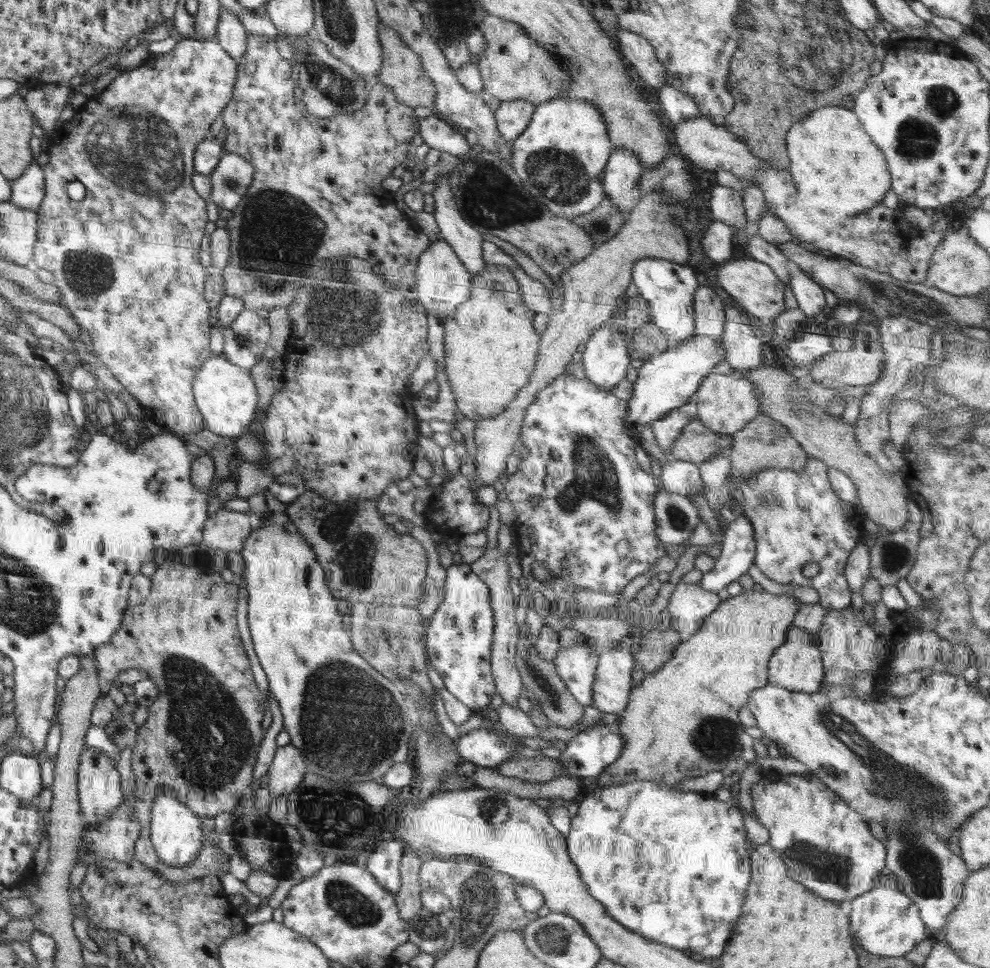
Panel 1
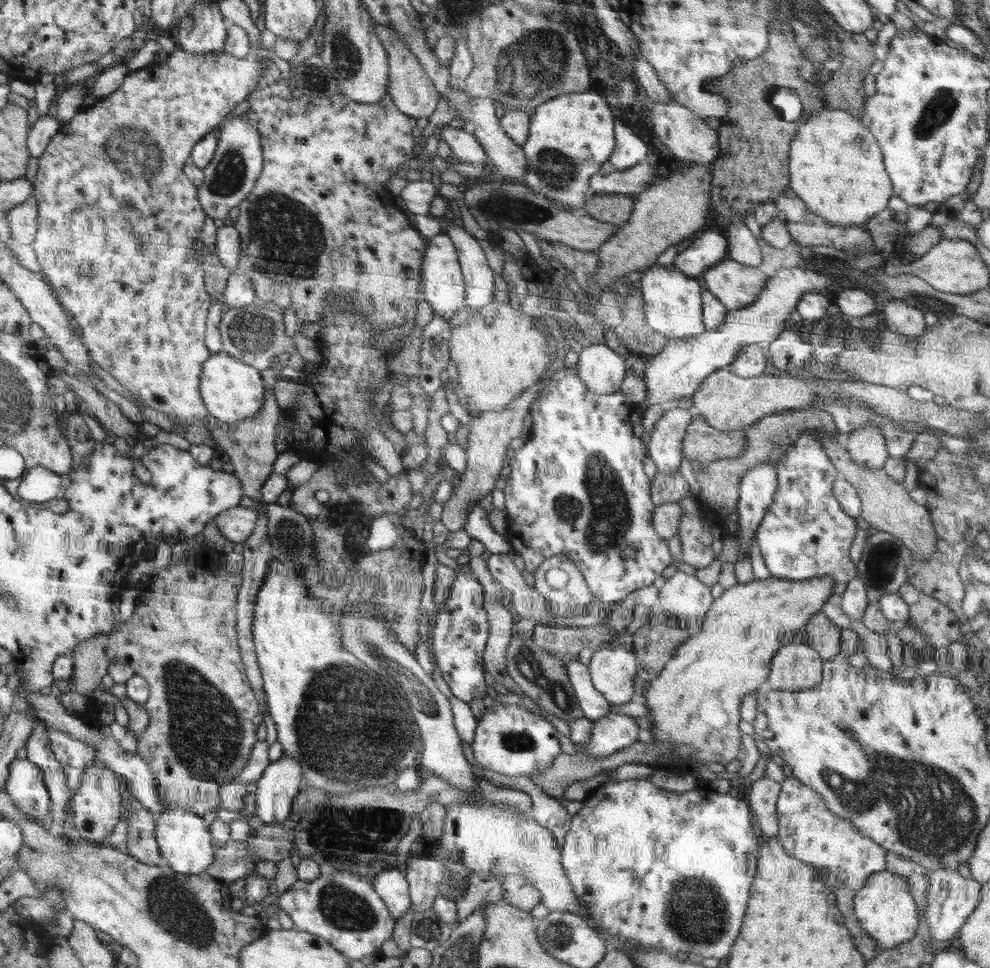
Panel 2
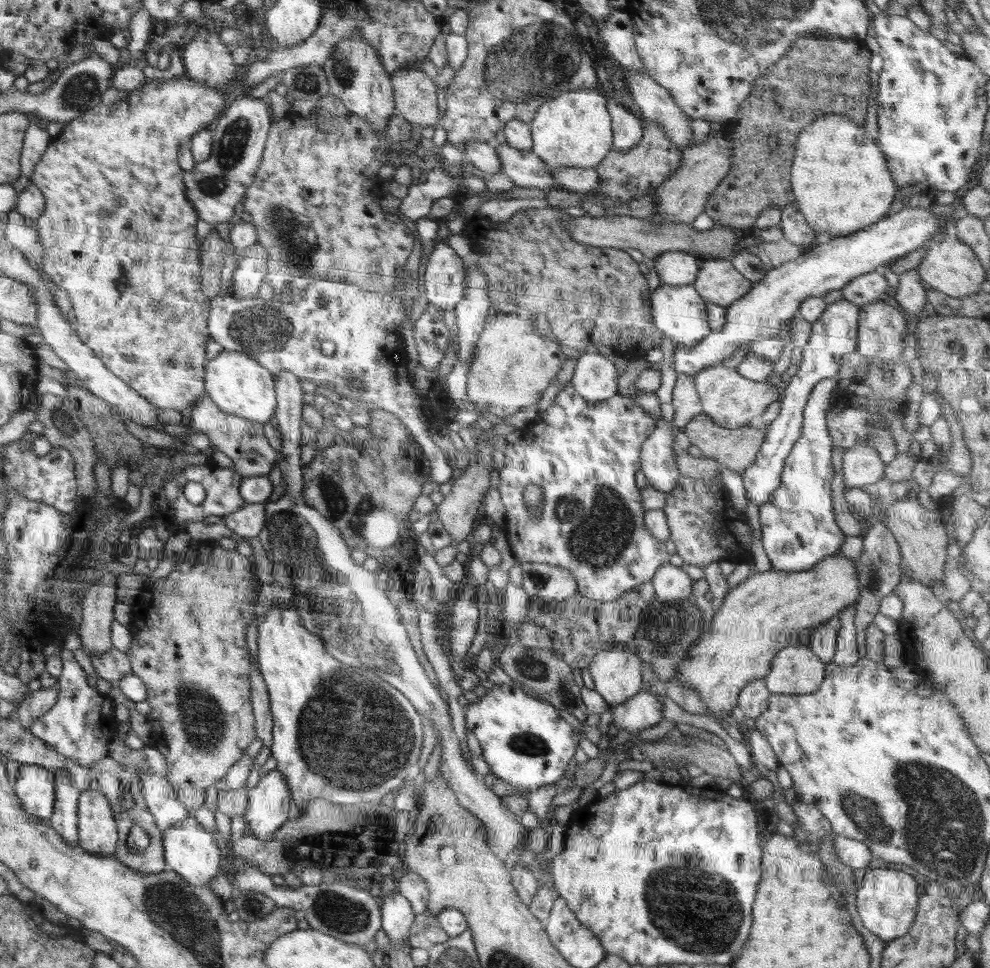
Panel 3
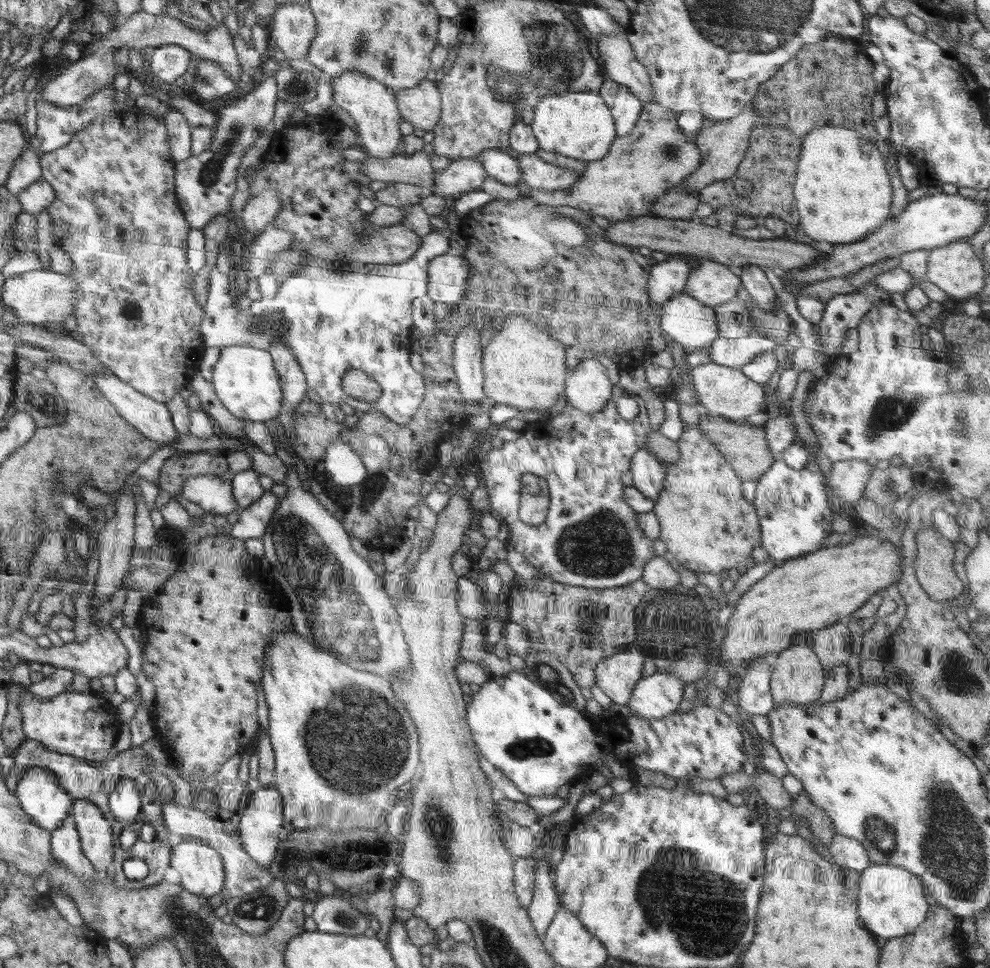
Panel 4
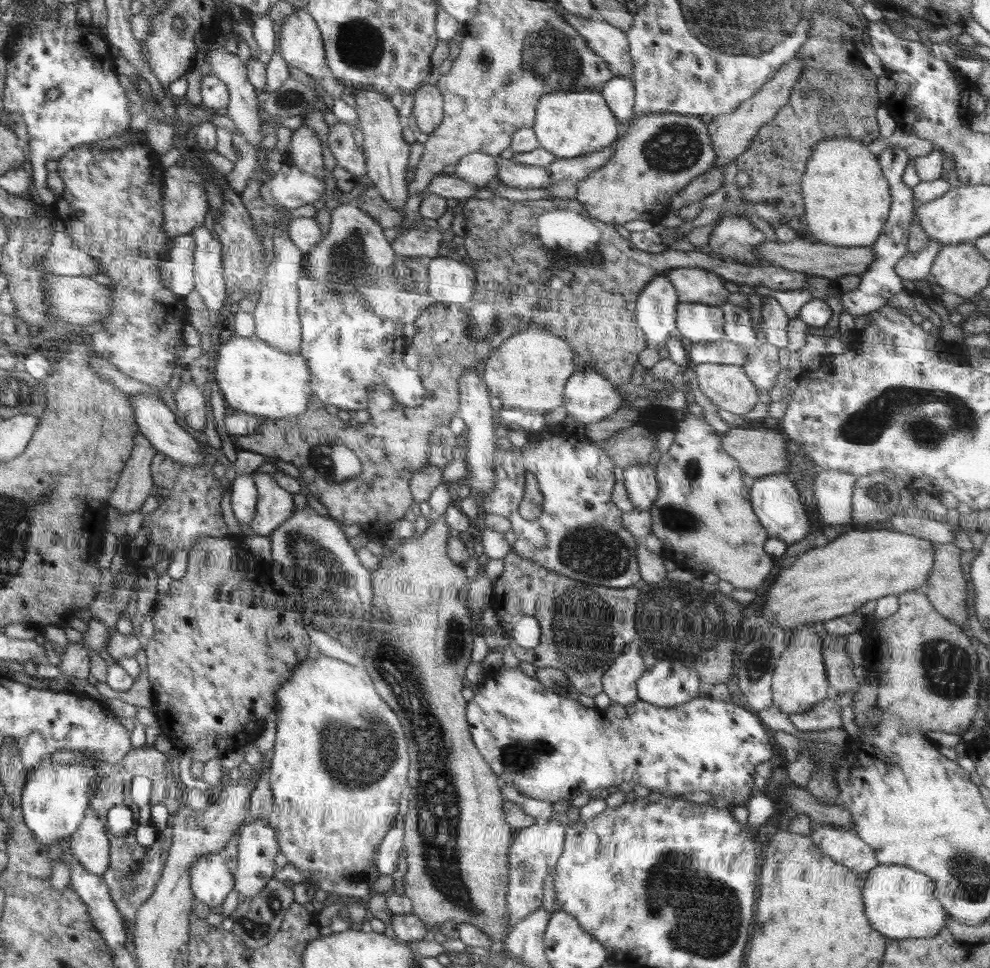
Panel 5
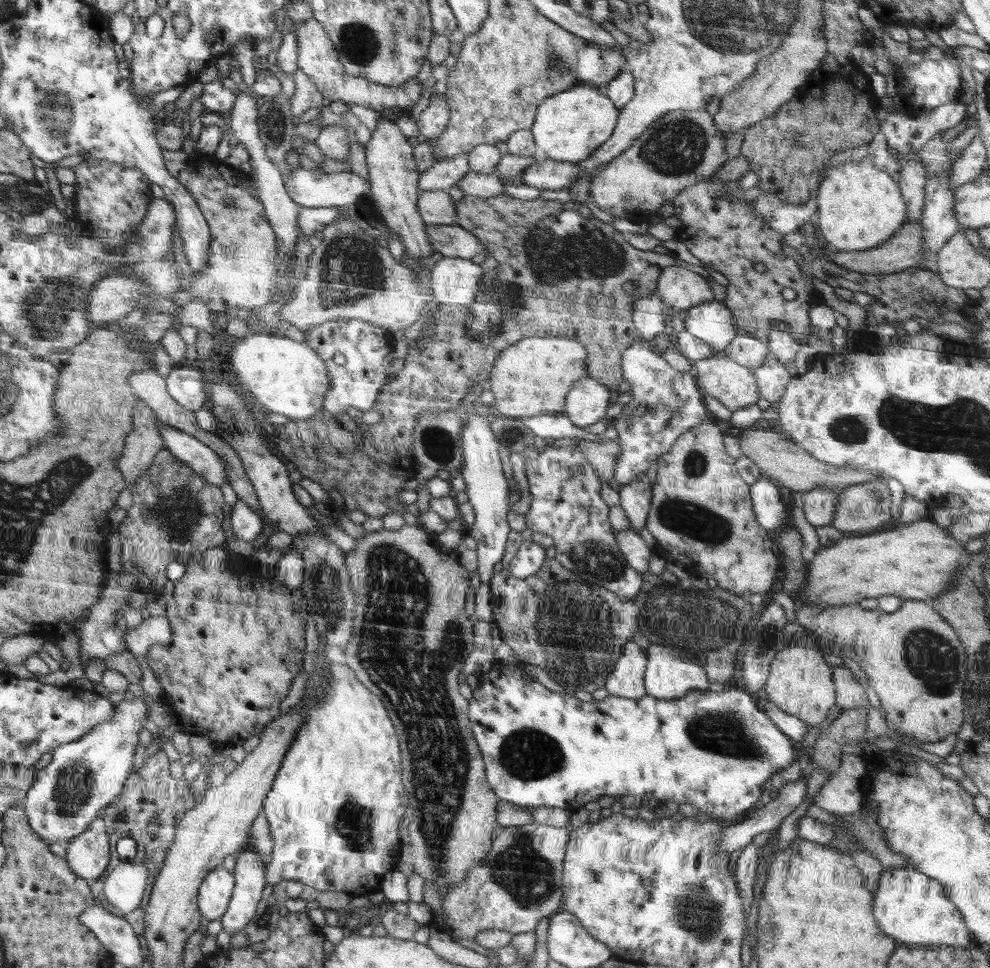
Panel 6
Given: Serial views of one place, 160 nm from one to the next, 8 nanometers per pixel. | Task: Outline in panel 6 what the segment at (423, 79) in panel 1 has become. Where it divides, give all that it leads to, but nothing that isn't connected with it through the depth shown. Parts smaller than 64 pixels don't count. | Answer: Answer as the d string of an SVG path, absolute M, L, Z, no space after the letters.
M432 94L428 106L418 116L419 133L428 139L437 137L445 129L449 118L449 106L444 95Z

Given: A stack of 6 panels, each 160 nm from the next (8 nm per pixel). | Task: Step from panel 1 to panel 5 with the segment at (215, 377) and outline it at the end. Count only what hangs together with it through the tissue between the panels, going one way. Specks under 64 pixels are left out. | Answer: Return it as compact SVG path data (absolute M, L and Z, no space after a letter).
M256 334L232 336L228 342L220 344L219 355L213 365L228 411L266 416L271 421L294 418L308 406L311 394L306 394L306 388L310 387L310 371L305 358L300 353L286 354Z

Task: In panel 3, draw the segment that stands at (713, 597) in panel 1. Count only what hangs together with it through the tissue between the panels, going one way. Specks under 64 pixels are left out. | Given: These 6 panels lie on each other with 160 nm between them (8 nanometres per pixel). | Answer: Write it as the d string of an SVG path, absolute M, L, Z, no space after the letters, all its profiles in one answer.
M670 563L661 566L652 577L651 583L655 597L664 601L683 601L693 596L695 580L681 569Z

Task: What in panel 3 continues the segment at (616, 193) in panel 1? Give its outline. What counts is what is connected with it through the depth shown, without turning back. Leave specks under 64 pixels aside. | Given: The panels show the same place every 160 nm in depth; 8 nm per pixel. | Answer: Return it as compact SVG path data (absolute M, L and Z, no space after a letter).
M607 100L613 130L613 148L630 150L643 137L642 120L631 113L624 104Z

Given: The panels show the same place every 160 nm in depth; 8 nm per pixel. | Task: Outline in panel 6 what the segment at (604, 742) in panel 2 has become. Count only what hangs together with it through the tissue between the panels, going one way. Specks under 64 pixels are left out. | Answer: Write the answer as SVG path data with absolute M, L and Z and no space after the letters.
M658 645L645 647L647 667L643 681L646 695L660 700L679 699L690 691L709 690L706 671L692 660Z

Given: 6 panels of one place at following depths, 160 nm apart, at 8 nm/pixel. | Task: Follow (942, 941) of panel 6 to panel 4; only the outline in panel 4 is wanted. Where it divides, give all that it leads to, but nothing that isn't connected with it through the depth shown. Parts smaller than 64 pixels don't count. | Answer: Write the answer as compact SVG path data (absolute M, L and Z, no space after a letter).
M874 864L874 866L860 871L858 881L858 914L866 922L868 930L878 934L876 937L890 939L912 934L918 928L918 925L925 921L930 905L926 901L925 884L917 874L912 874L909 870L892 864Z

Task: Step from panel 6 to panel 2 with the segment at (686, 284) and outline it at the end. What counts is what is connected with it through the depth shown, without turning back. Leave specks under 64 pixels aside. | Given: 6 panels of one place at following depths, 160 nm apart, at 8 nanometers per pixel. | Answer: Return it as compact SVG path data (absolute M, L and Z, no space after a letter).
M727 258L706 271L704 282L727 311L734 311L756 302L769 274L766 268L750 268Z

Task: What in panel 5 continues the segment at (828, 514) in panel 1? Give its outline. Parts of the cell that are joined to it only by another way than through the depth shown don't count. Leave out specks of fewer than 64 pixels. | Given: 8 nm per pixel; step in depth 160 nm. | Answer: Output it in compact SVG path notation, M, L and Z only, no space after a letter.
M776 473L758 477L749 489L749 493L751 494L751 505L753 506L754 512L756 513L761 526L767 532L768 539L778 538L789 546L806 538L809 532L811 532L810 518L808 518L808 513L806 513L804 497L800 495L796 483L790 480L786 473Z

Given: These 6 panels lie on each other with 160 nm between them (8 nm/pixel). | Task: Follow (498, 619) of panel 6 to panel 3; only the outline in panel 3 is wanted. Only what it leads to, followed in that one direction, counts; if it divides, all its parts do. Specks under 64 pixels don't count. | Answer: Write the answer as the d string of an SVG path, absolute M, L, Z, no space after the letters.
M645 582L626 591L618 600L592 600L578 594L566 600L548 603L531 596L527 620L551 632L553 652L569 664L579 676L584 667L591 665L597 652L614 648L620 642L631 642L640 625L642 609L655 597L651 582Z

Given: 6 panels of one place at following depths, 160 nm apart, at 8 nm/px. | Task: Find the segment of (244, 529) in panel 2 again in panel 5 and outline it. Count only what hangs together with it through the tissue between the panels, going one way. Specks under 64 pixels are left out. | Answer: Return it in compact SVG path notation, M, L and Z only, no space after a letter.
M254 471L251 476L257 486L257 506L254 520L249 524L250 530L258 536L269 536L292 518L296 509L293 494L285 487L278 486L270 472Z

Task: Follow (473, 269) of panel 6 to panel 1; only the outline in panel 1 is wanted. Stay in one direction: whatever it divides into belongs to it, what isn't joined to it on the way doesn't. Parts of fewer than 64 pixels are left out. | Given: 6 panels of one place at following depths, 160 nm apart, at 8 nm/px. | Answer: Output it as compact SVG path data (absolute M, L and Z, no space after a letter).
M442 239L433 241L430 247L419 258L417 270L418 286L417 300L421 303L427 315L446 321L452 317L458 306L466 303L471 295L472 282L468 270L454 253L448 243Z

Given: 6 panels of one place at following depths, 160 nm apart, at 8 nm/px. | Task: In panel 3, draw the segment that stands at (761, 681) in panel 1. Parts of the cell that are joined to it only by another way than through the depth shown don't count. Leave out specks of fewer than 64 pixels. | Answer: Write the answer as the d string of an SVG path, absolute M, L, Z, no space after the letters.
M843 555L827 556L814 568L802 572L770 570L749 576L744 582L729 589L717 613L707 621L702 638L689 648L687 659L677 668L675 680L691 686L705 704L712 717L727 717L738 706L740 691L752 680L765 677L775 654L792 644L810 646L812 629L824 624L858 600L858 579L855 560Z

